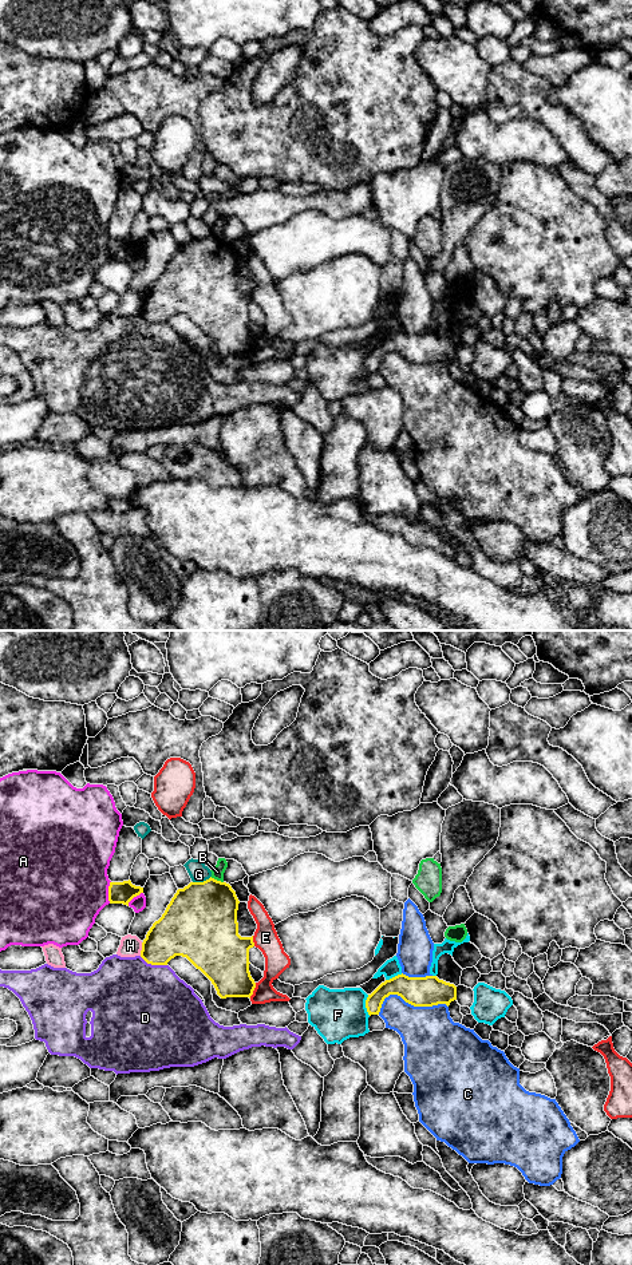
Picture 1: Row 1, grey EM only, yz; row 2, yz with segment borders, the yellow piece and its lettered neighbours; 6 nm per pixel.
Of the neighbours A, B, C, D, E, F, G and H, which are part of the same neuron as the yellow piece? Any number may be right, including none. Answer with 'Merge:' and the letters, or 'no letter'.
Merge: no letter

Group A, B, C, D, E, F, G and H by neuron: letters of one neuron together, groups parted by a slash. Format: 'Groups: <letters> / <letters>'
Groups: A / B / C / D / E / F / G / H

